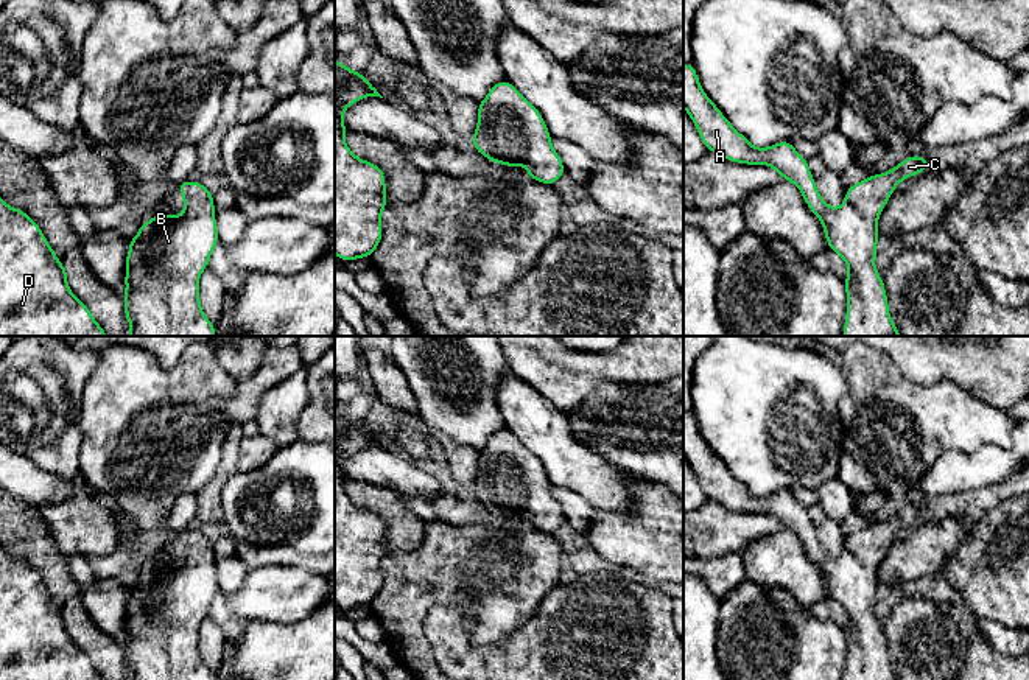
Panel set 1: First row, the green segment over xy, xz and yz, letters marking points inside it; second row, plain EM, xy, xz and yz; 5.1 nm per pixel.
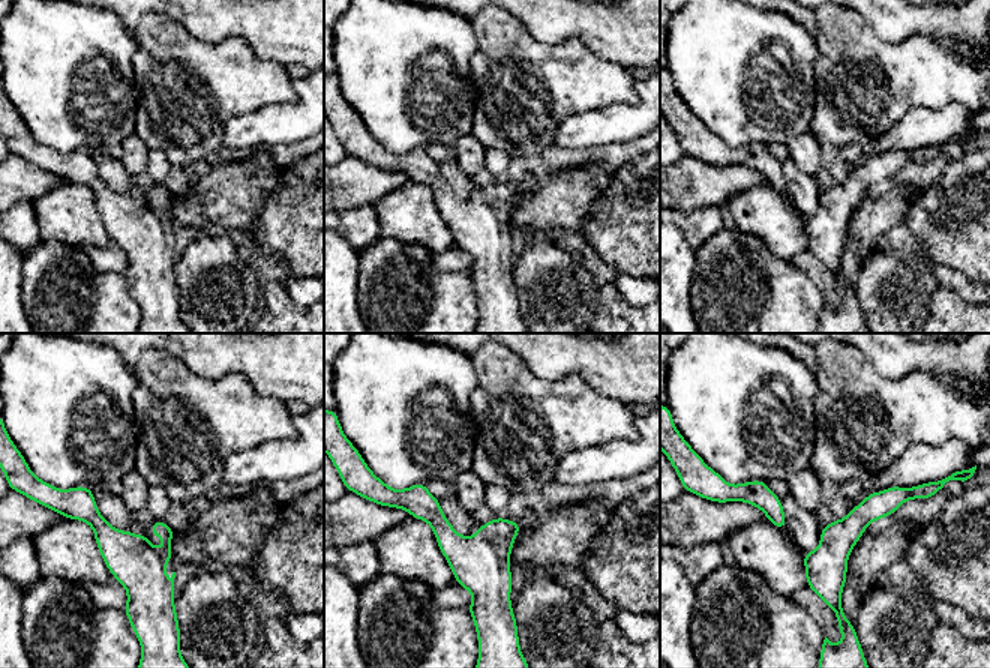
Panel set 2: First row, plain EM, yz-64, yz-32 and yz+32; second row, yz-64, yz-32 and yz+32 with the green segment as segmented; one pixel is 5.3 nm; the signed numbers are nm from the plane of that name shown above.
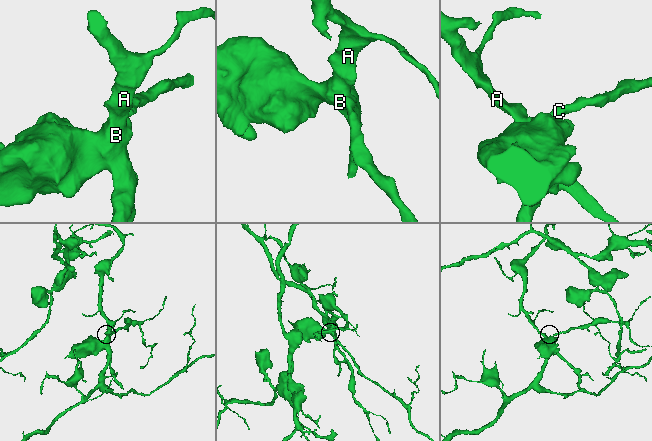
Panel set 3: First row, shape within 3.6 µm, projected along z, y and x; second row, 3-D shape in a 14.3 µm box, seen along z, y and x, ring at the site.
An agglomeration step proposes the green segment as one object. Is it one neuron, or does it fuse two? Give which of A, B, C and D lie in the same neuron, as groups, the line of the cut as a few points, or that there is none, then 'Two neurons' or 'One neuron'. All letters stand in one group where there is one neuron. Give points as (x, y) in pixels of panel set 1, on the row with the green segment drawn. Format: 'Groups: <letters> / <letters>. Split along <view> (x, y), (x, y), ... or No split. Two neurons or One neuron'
Groups: A B C D. No split. One neuron

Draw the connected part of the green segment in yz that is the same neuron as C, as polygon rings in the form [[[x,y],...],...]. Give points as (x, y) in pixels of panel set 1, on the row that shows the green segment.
[[[683,64],[683,107],[690,114],[707,151],[736,163],[772,166],[783,181],[797,185],[808,209],[824,226],[828,249],[839,254],[848,266],[848,275],[842,280],[847,291],[847,313],[842,336],[901,336],[889,314],[887,293],[883,279],[875,268],[875,257],[878,252],[876,223],[895,187],[909,176],[926,171],[929,168],[929,160],[923,156],[908,156],[890,171],[872,174],[862,182],[847,187],[845,201],[839,209],[833,209],[822,199],[808,168],[808,160],[794,149],[792,143],[783,140],[769,148],[755,148],[732,126],[718,106],[707,96],[693,64]]]

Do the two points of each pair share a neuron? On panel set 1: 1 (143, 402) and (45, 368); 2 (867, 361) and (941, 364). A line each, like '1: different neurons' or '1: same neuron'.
1: different neurons
2: different neurons

